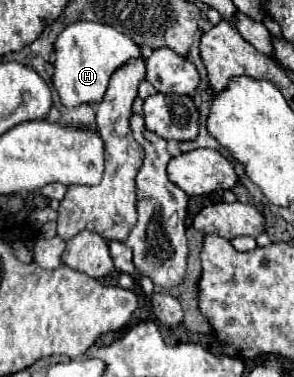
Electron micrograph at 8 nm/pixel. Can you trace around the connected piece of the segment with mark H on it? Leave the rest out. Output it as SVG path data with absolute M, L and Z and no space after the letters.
M74 22L54 42L54 74L52 84L66 108L100 102L108 88L108 80L120 64L140 56L140 48L122 32L98 22Z

